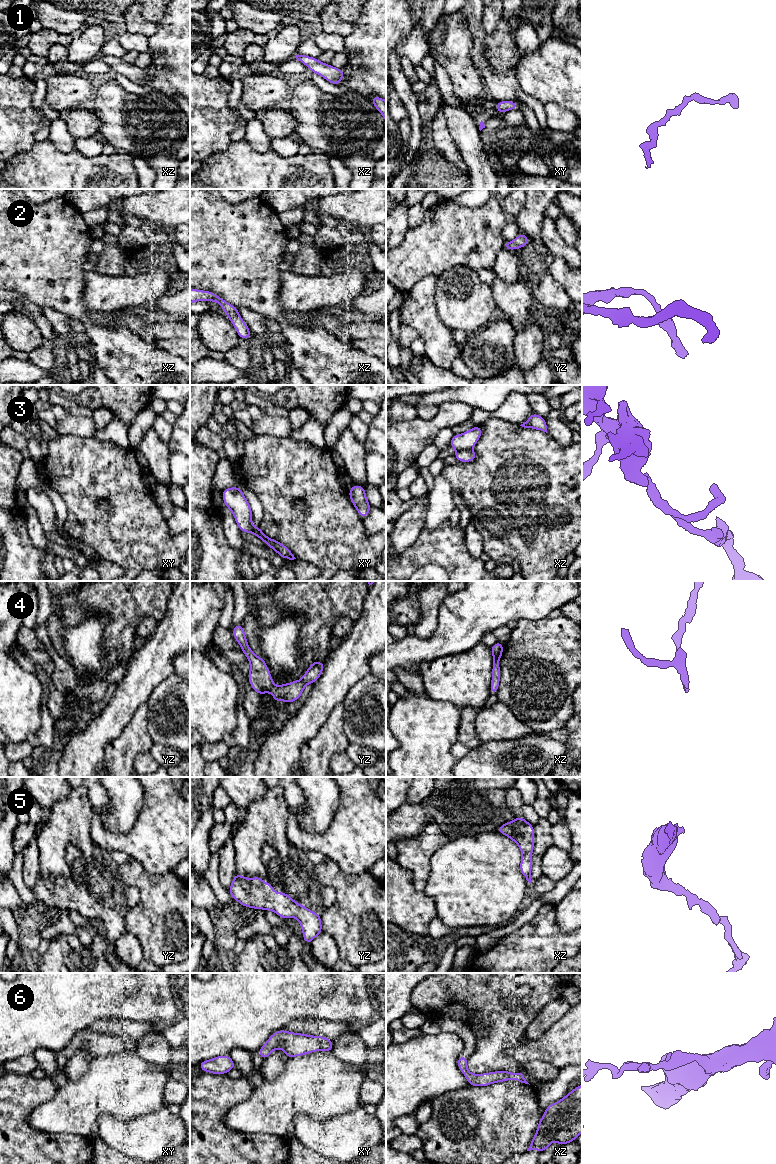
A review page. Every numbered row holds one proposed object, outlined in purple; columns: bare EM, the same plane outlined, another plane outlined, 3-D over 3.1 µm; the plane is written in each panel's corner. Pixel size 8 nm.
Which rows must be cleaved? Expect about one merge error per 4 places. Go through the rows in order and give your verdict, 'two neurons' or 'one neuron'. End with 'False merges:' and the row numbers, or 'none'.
1: one neuron
2: one neuron
3: two neurons
4: one neuron
5: one neuron
6: one neuron
False merges: 3

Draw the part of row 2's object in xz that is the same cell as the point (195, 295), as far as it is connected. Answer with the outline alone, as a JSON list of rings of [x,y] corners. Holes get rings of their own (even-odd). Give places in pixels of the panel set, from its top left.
[[[190,288],[190,304],[194,301],[214,301],[218,303],[223,308],[227,317],[231,320],[240,338],[249,339],[252,336],[247,324],[239,316],[239,309],[226,302],[214,292]]]

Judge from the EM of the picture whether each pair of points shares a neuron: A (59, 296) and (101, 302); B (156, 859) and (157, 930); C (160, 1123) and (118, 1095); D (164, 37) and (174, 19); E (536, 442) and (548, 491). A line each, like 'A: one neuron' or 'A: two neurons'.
A: two neurons
B: two neurons
C: two neurons
D: one neuron
E: one neuron

